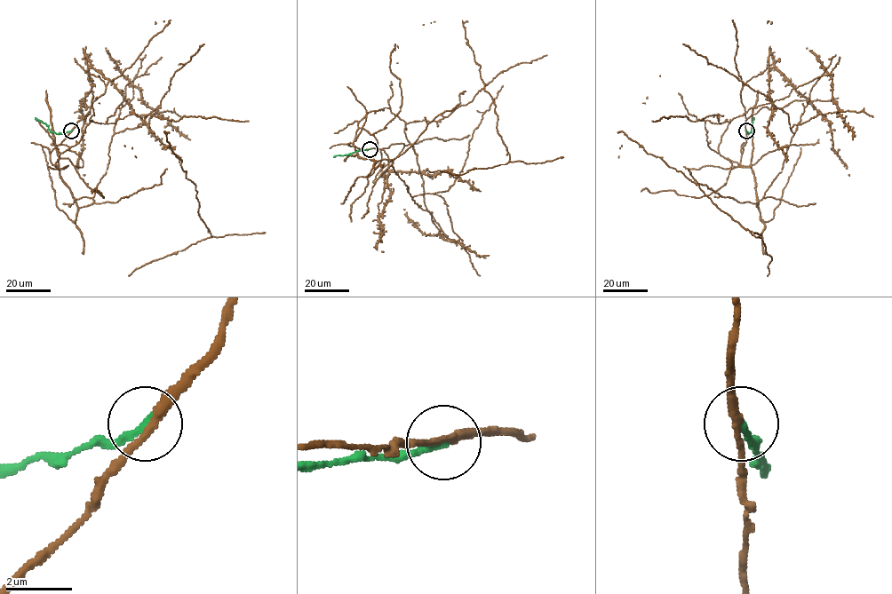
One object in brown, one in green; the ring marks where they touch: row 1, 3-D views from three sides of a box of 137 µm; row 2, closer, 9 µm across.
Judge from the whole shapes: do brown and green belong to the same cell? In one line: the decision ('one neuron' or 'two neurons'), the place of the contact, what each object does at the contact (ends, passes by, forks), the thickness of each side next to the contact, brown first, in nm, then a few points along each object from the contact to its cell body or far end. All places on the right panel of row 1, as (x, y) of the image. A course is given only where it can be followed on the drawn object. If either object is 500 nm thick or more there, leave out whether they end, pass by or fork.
two neurons | (746, 130) | brown passes by | green ends | 240/240 nm | brown via (745, 130), (740, 165), (708, 146), (704, 122), (729, 121), (818, 78), (793, 133), (763, 94), (682, 43) | green via (745, 130), (750, 132), (754, 117)

